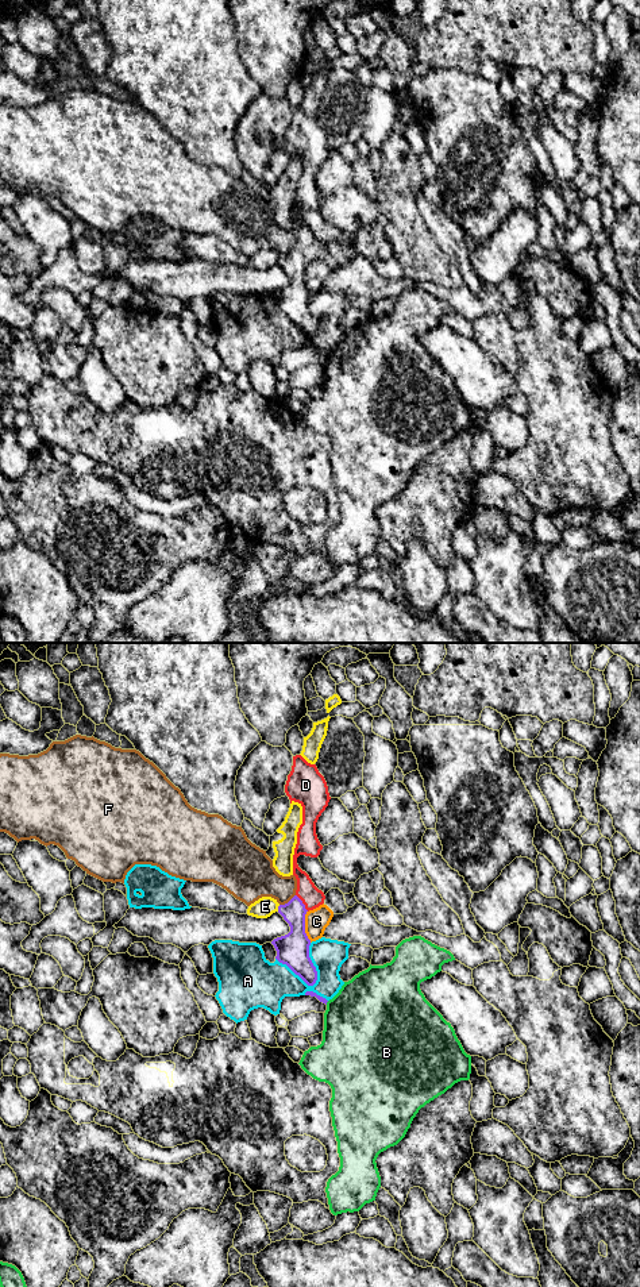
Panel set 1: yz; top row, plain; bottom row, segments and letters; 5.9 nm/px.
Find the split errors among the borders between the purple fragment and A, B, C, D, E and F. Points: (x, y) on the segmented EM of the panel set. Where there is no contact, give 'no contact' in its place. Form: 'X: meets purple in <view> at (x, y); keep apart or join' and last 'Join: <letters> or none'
A: meets purple in yz at (296, 974); keep apart
B: meets purple in yz at (327, 1001); keep apart
C: meets purple in yz at (304, 927); keep apart
D: meets purple in yz at (301, 902); join
E: meets purple in yz at (278, 908); keep apart
F: meets purple in yz at (288, 902); keep apart
Join: D

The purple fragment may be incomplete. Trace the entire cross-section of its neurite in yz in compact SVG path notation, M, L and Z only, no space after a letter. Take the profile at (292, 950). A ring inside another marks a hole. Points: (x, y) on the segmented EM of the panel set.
M301 755L293 756L293 766L290 774L288 775L285 793L289 797L290 804L294 801L302 806L302 824L300 825L297 832L297 844L293 855L293 875L297 879L297 890L296 895L288 903L278 906L278 913L289 924L290 932L285 936L274 939L271 944L277 951L275 959L279 963L286 964L308 986L313 986L317 980L317 971L309 957L311 940L305 933L305 914L309 910L313 910L323 905L325 895L315 886L309 875L298 867L297 858L300 855L317 858L320 855L323 845L320 844L316 835L316 822L328 806L331 797L328 793L327 782L324 777L319 772L316 764L308 763Z

